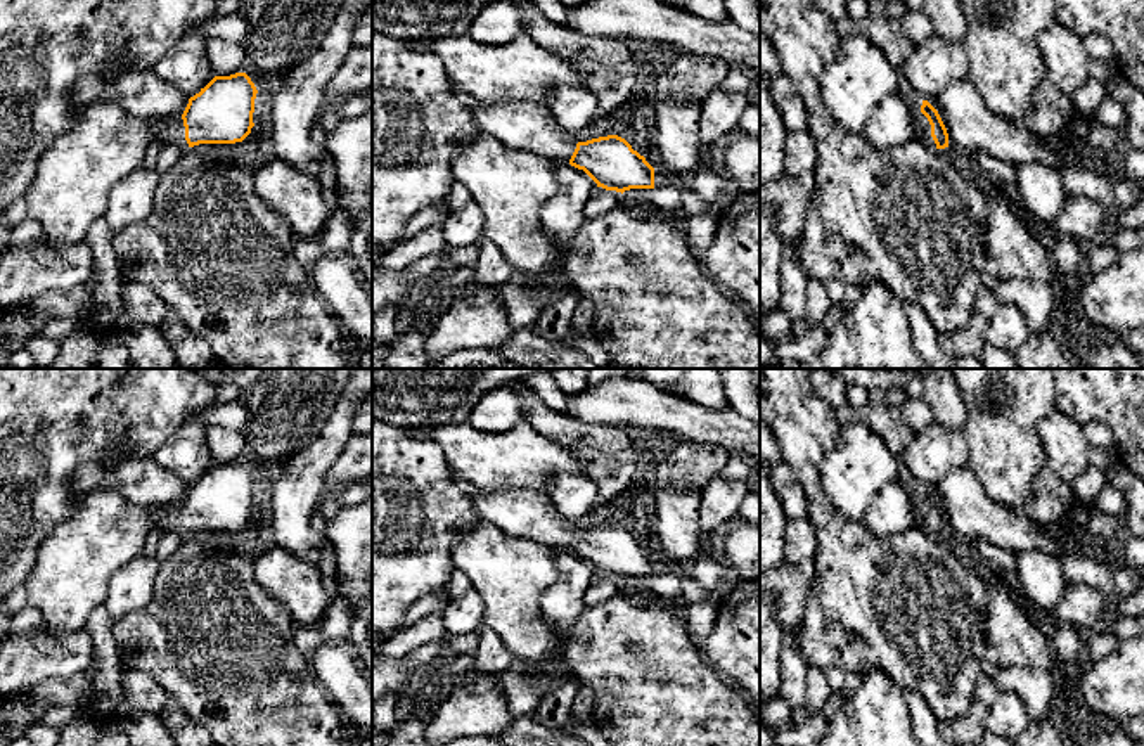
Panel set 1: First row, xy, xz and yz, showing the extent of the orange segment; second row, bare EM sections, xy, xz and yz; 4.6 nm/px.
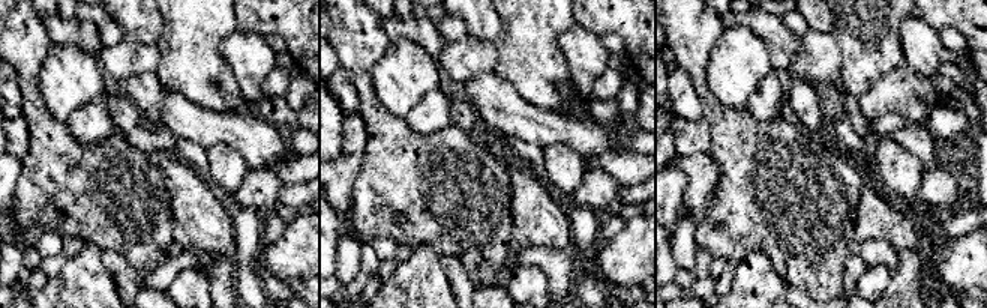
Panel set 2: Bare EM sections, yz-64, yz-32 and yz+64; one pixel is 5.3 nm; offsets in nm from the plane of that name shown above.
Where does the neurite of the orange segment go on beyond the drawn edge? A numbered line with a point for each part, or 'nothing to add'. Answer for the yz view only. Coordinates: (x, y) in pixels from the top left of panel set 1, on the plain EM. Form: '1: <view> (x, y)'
1: yz (921, 516)

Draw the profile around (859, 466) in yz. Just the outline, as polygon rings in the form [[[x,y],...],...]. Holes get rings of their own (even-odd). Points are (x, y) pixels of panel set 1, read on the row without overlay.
[[[864,424],[841,428],[819,466],[819,485],[832,507],[862,519],[874,497],[898,479],[898,457]]]

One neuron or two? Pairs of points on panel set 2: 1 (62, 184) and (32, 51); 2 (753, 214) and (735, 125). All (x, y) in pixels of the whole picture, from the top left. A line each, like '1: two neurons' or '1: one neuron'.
1: one neuron
2: one neuron

